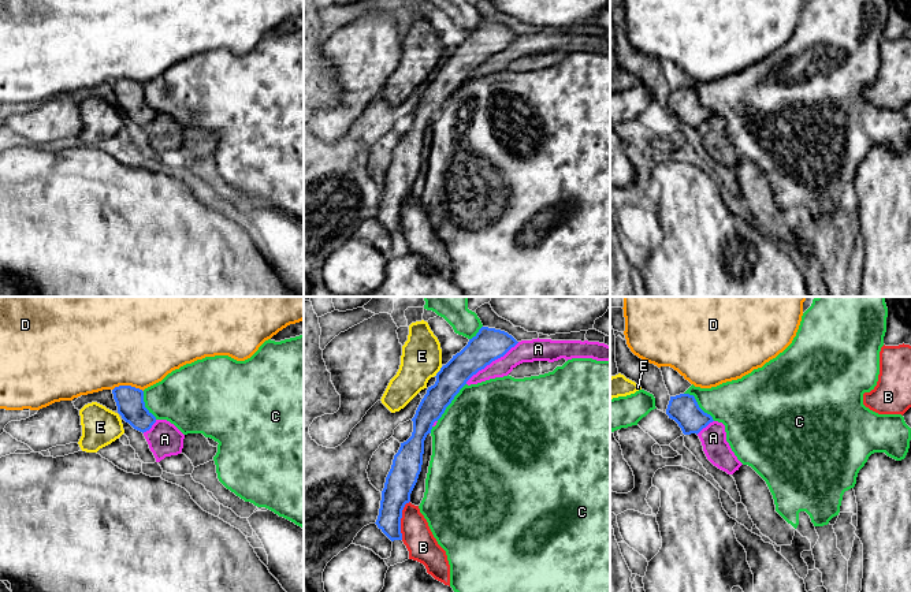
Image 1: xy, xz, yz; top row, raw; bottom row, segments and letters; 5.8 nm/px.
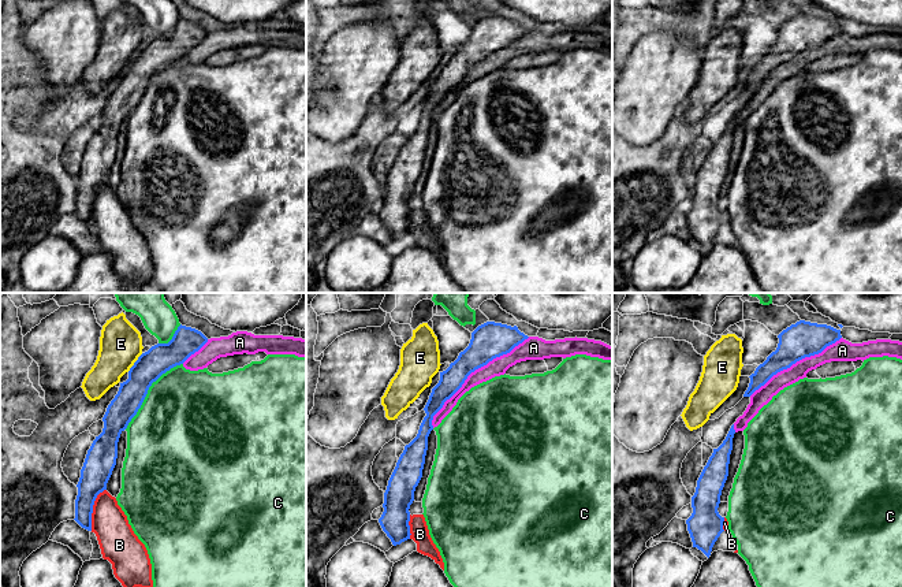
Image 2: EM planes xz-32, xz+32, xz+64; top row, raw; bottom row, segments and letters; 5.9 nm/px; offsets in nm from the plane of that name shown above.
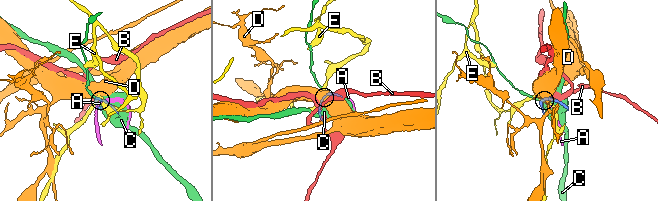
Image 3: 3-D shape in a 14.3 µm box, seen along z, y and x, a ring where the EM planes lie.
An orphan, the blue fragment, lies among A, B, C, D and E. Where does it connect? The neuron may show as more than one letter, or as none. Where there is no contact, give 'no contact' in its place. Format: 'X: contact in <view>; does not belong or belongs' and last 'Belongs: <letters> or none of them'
A: contact in xz; belongs
B: contact in xz; does not belong
C: contact in xz; does not belong
D: contact in xy; does not belong
E: contact in xz; does not belong
Belongs: A

